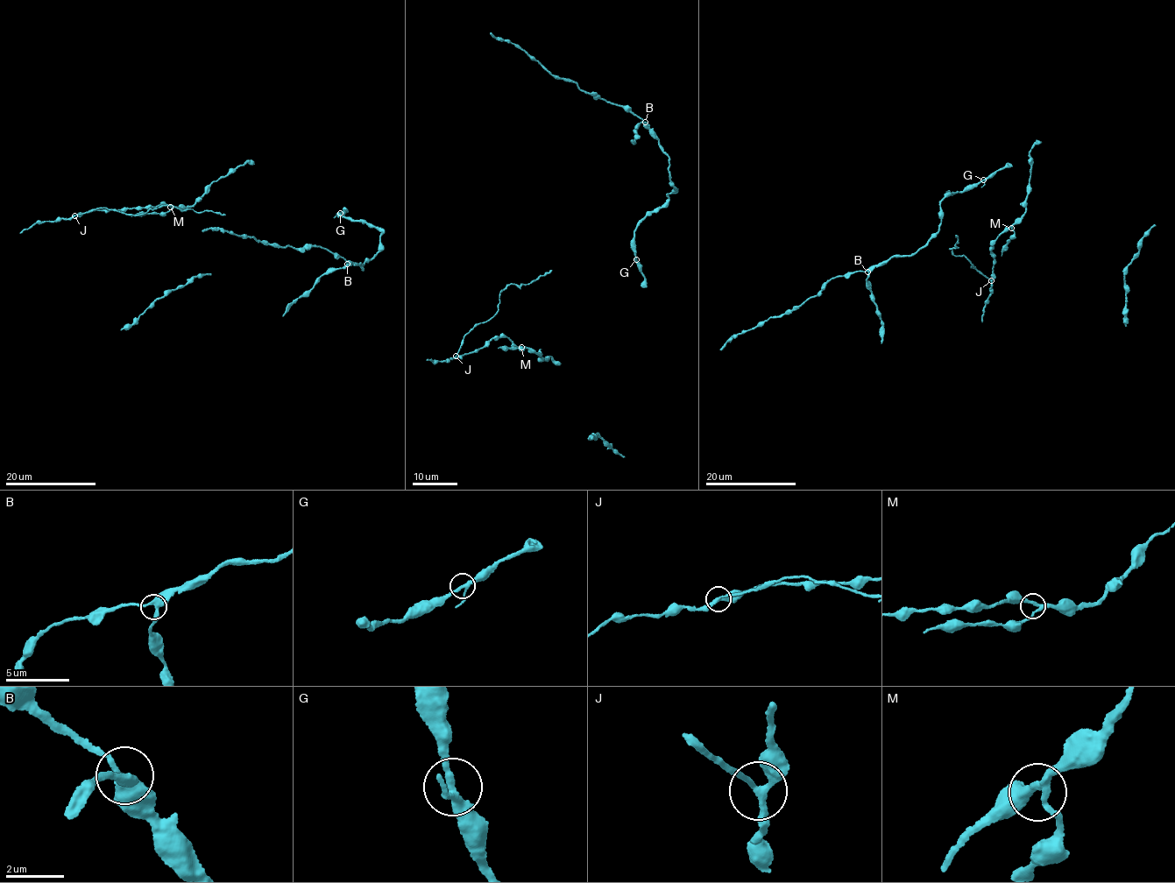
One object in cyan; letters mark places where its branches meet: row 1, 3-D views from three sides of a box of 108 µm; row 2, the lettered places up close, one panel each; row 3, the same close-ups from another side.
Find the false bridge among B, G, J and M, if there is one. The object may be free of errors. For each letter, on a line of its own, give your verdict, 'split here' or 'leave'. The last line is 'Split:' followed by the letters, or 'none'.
B: leave
G: leave
J: split here
M: leave
Split: J

